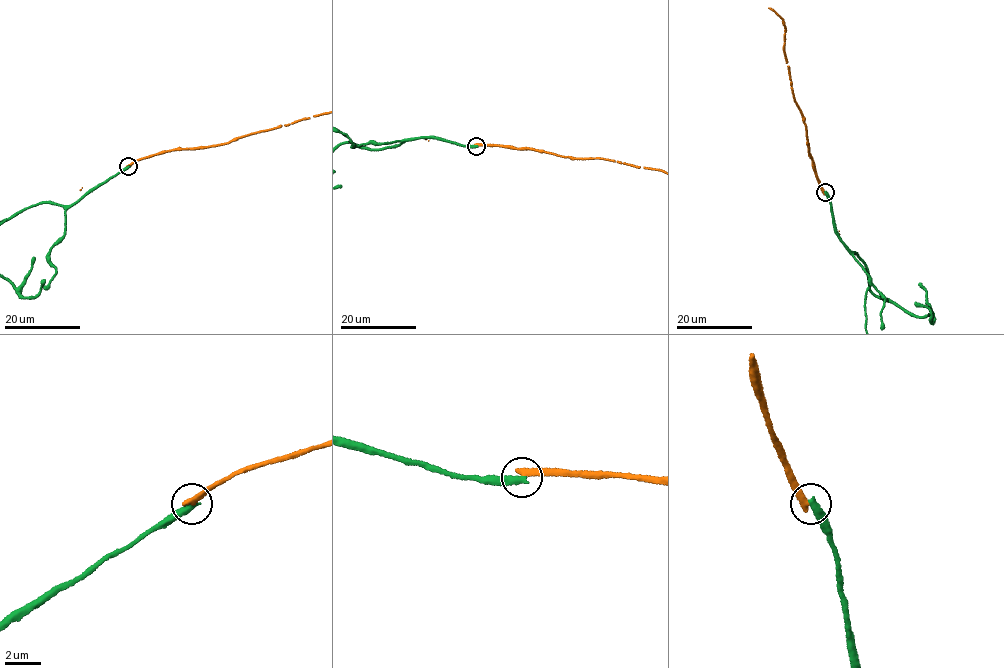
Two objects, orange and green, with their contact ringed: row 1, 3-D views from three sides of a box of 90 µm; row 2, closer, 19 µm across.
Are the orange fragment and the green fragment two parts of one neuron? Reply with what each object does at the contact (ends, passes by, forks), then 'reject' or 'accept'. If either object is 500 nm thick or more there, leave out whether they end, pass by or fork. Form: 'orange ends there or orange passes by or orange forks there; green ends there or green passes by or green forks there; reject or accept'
orange ends there; green ends there; reject

